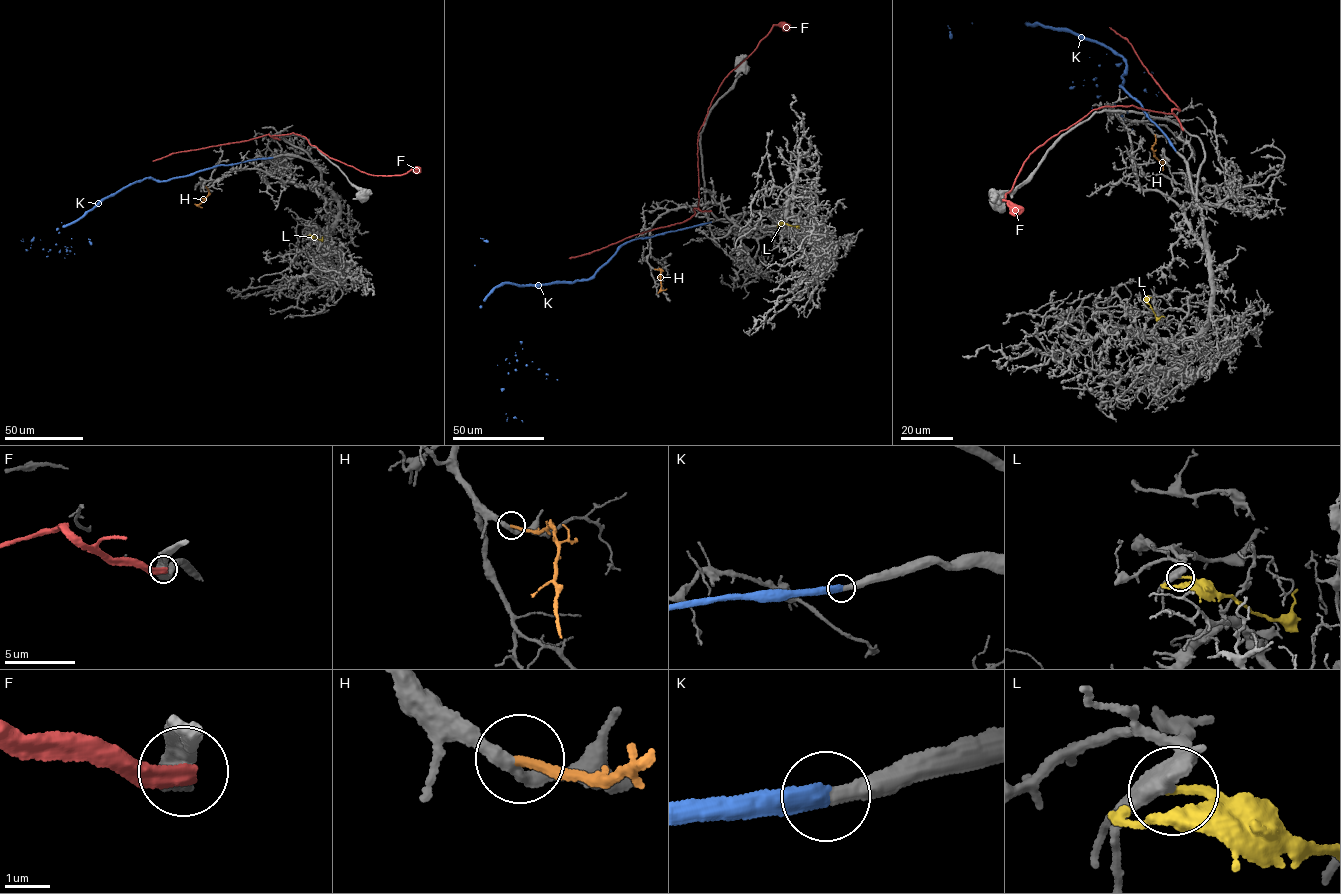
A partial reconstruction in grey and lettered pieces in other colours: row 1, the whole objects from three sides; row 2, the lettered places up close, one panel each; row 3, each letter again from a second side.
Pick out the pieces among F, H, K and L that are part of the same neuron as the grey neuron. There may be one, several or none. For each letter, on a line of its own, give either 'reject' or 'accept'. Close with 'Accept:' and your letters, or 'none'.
F: reject
H: accept
K: accept
L: reject
Accept: H, K

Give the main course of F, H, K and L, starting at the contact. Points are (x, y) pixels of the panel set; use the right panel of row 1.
F: (1182, 129), (1173, 114), (1132, 105), (1092, 110), (1035, 148), (1024, 161), (1003, 200), (1019, 214)
H: (1155, 135), (1152, 149), (1163, 170)
K: (1175, 151), (1120, 84), (1119, 54), (1068, 28), (1026, 22), (1070, 87), (1096, 85), (1118, 66), (1157, 96)
L: (1151, 297), (1148, 303), (1155, 316), (1164, 317)

